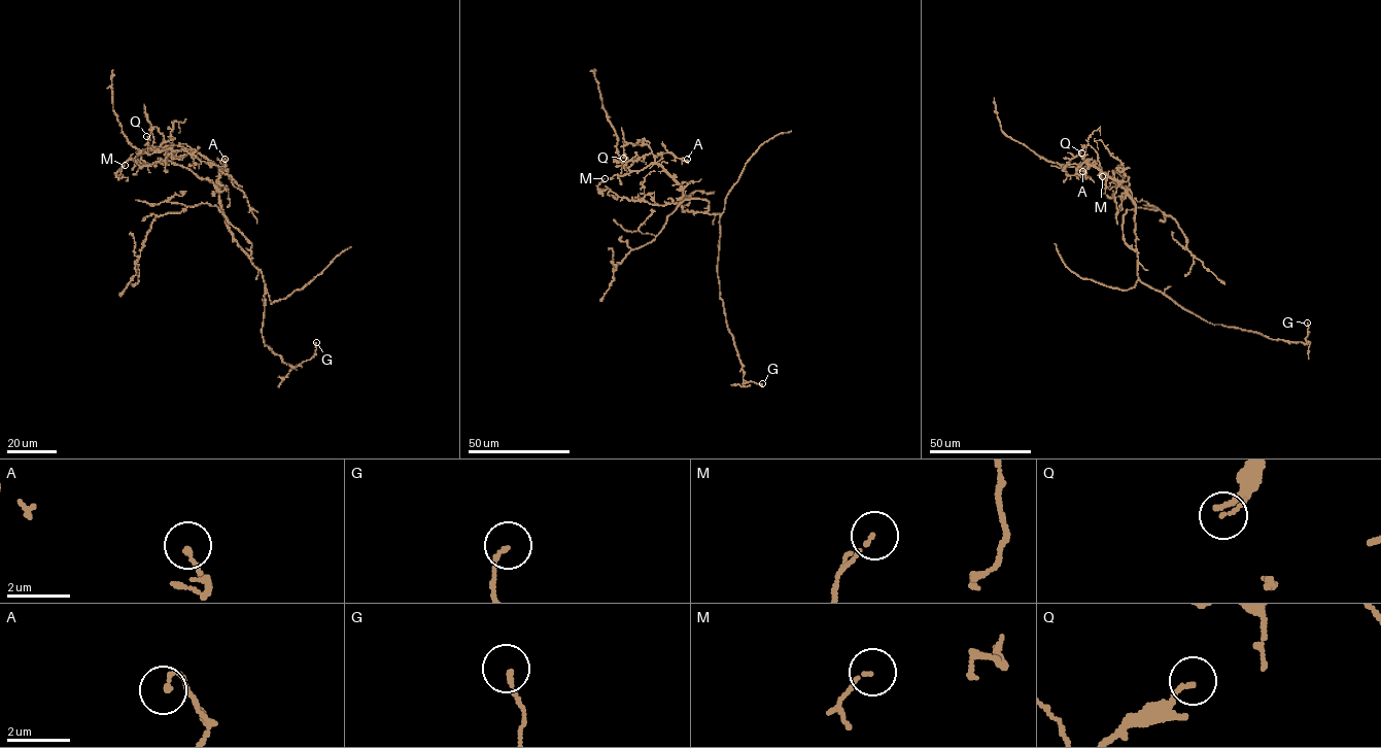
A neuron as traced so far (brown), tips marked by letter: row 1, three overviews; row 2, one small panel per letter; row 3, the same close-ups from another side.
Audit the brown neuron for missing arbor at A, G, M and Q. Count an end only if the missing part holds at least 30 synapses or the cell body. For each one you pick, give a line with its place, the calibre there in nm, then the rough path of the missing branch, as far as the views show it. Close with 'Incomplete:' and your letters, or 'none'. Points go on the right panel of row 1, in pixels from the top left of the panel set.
Incomplete: none

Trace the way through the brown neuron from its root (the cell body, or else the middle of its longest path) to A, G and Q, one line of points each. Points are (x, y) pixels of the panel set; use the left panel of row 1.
A: (232, 233), (217, 189), (218, 168), (185, 149), (210, 164), (225, 166), (225, 159)
G: (232, 233), (262, 273), (265, 287), (262, 327), (264, 344), (294, 368), (314, 354), (316, 342)
Q: (232, 233), (217, 189), (218, 168), (192, 150), (154, 151), (148, 146), (146, 136)

